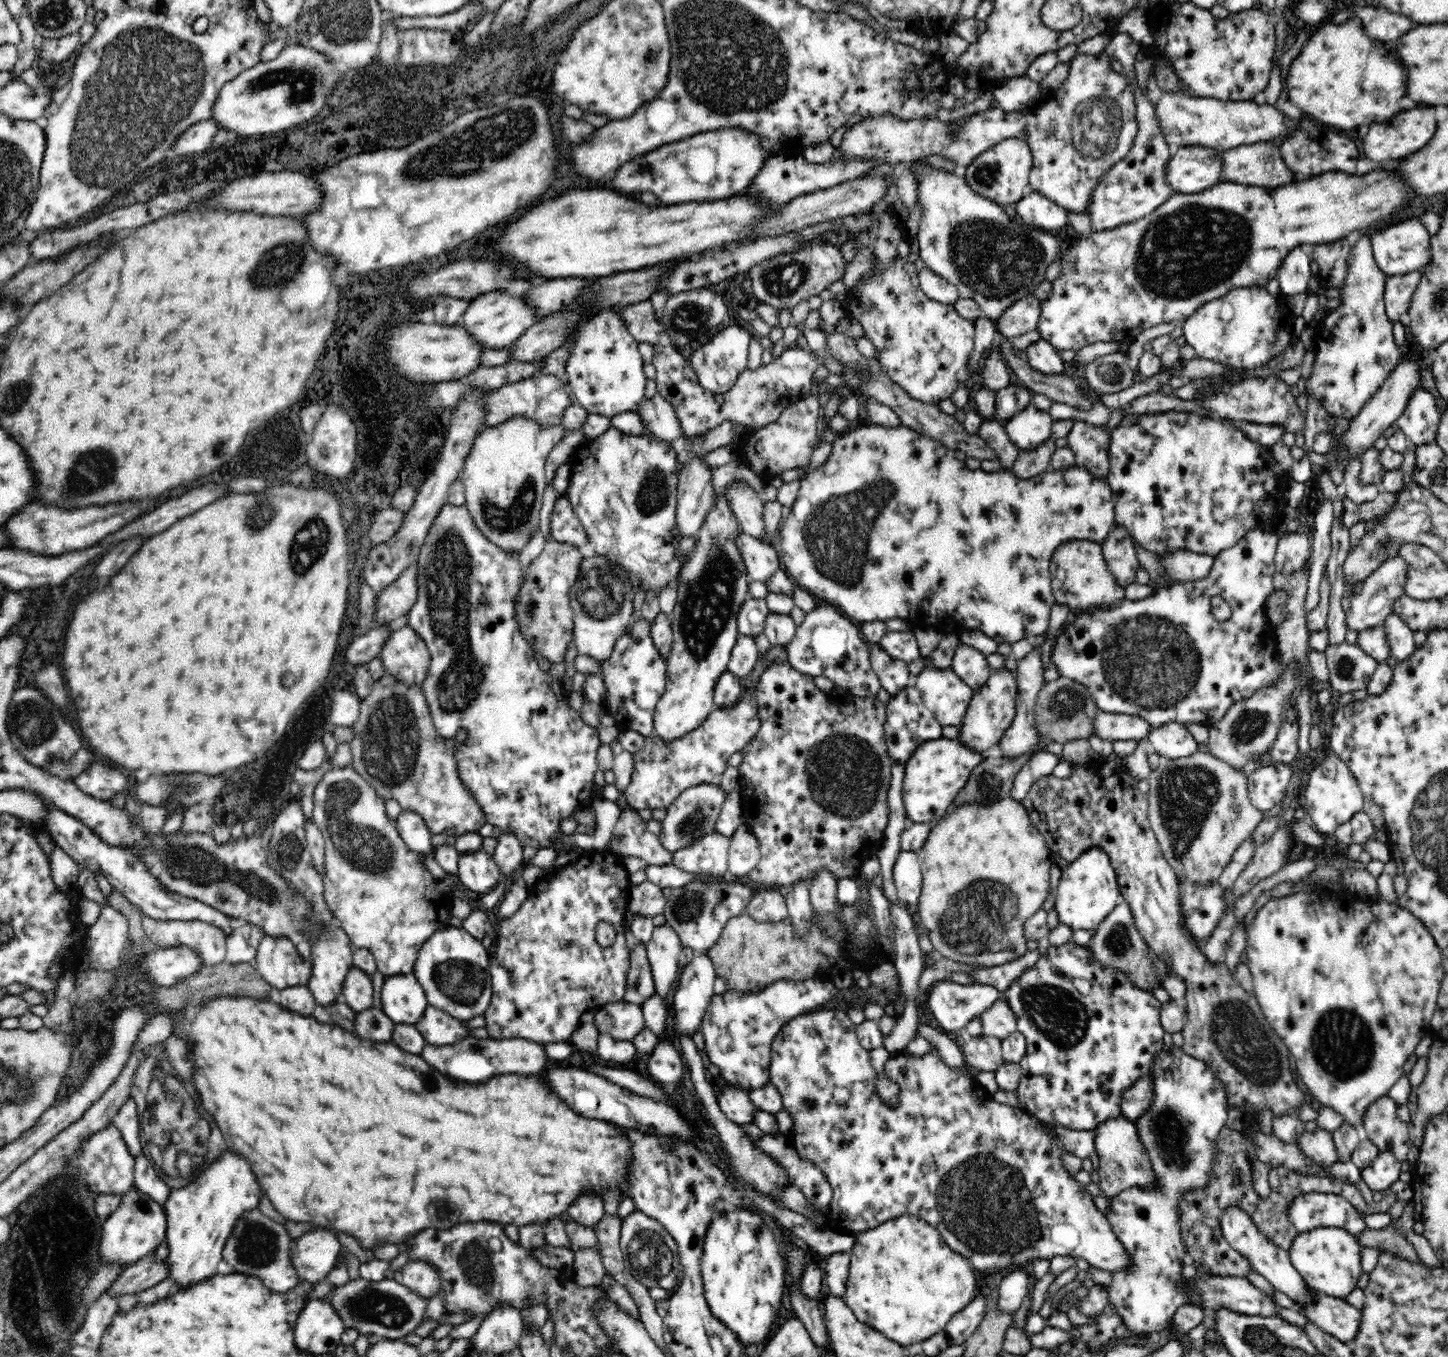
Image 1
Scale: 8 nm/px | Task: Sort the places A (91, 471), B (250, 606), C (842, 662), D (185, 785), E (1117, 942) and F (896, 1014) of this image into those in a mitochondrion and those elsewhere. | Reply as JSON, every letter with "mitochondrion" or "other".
{"A":"mitochondrion","B":"other","C":"other","D":"mitochondrion","E":"mitochondrion","F":"other"}

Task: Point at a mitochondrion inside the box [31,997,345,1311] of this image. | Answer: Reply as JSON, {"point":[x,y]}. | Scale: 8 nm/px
{"point":[176,1134]}

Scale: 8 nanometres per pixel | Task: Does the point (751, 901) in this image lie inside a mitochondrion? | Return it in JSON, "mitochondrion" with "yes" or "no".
{"mitochondrion":"no"}

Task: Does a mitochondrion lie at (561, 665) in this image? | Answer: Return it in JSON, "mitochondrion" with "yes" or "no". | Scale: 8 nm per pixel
{"mitochondrion":"no"}

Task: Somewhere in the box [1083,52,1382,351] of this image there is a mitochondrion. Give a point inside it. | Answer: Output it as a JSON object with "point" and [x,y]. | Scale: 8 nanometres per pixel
{"point":[1184,252]}

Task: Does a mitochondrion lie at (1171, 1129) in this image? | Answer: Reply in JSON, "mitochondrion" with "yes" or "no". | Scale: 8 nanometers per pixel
{"mitochondrion":"yes"}

